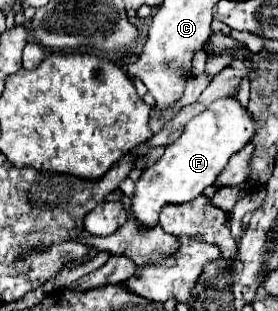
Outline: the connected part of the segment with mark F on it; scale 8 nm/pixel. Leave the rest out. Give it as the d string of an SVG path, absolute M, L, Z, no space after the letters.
M234 96L216 100L208 110L192 118L182 136L174 144L166 146L164 156L156 164L144 168L140 180L136 182L130 210L134 220L138 222L138 228L154 228L158 224L158 214L164 204L184 204L200 196L204 188L214 184L216 176L224 170L230 156L242 150L252 136L254 120Z

